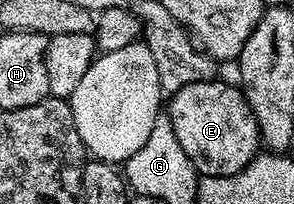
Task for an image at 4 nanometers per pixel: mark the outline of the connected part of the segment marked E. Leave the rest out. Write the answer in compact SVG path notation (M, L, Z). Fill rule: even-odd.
M219 79L182 86L170 93L165 104L173 134L177 136L177 142L181 142L181 150L185 150L189 162L195 164L200 177L237 174L261 152L257 118L253 118L253 110L249 110L243 89Z

